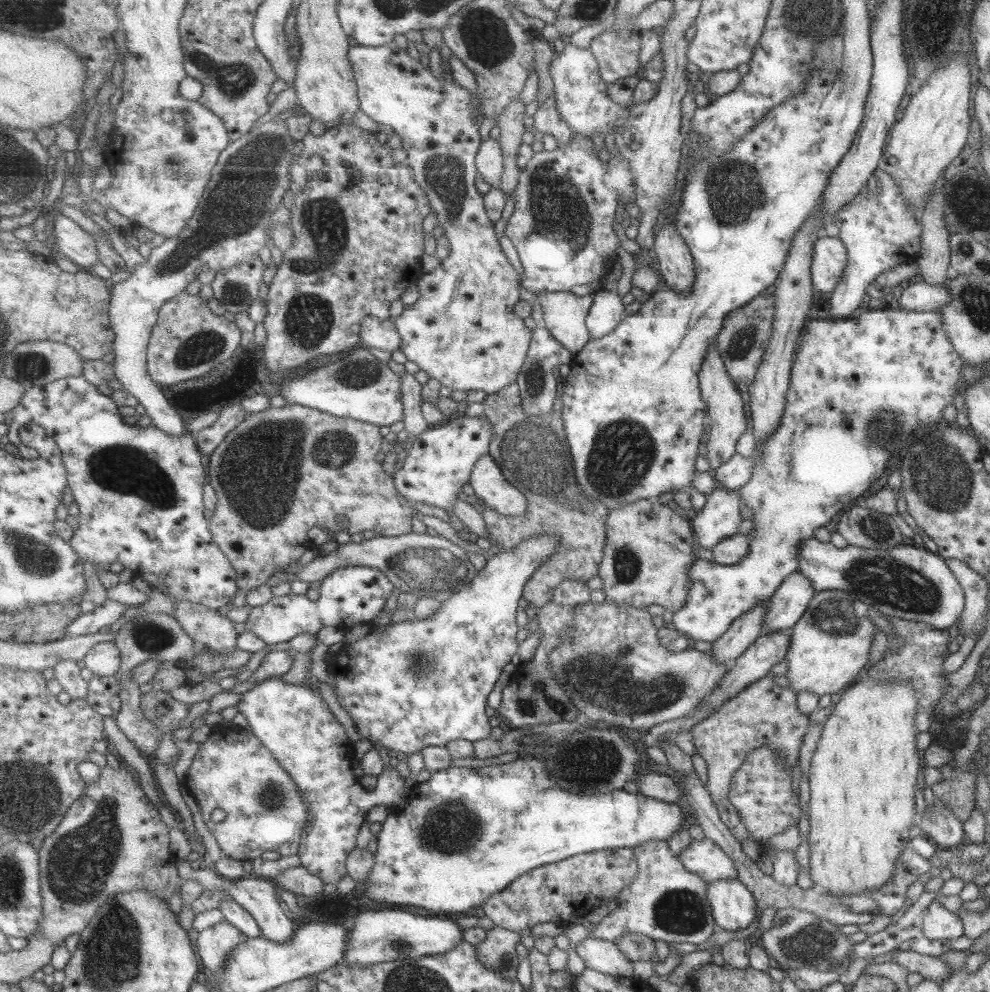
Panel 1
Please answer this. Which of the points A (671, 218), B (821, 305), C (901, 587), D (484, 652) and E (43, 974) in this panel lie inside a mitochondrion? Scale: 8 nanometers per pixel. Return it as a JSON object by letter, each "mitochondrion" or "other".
{"A":"other","B":"other","C":"mitochondrion","D":"other","E":"other"}

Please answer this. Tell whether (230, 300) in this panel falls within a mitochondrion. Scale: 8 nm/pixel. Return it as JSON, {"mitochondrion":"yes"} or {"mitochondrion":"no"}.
{"mitochondrion":"no"}

